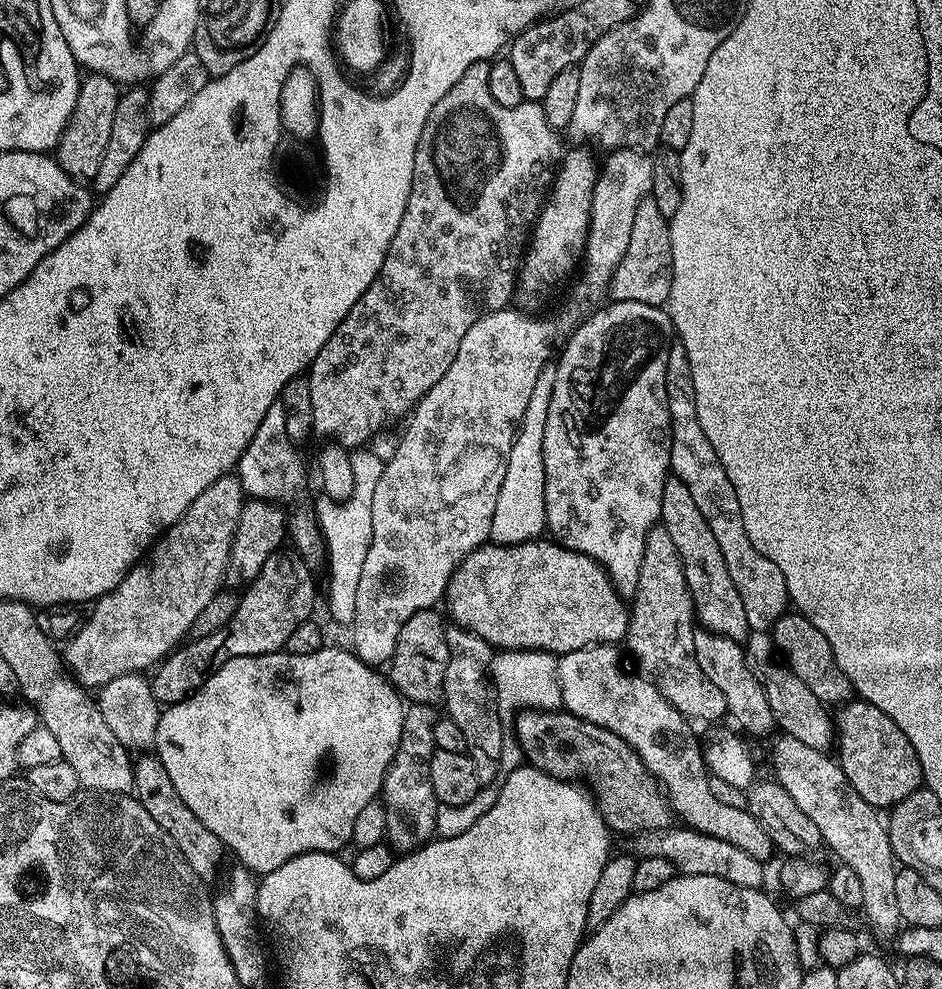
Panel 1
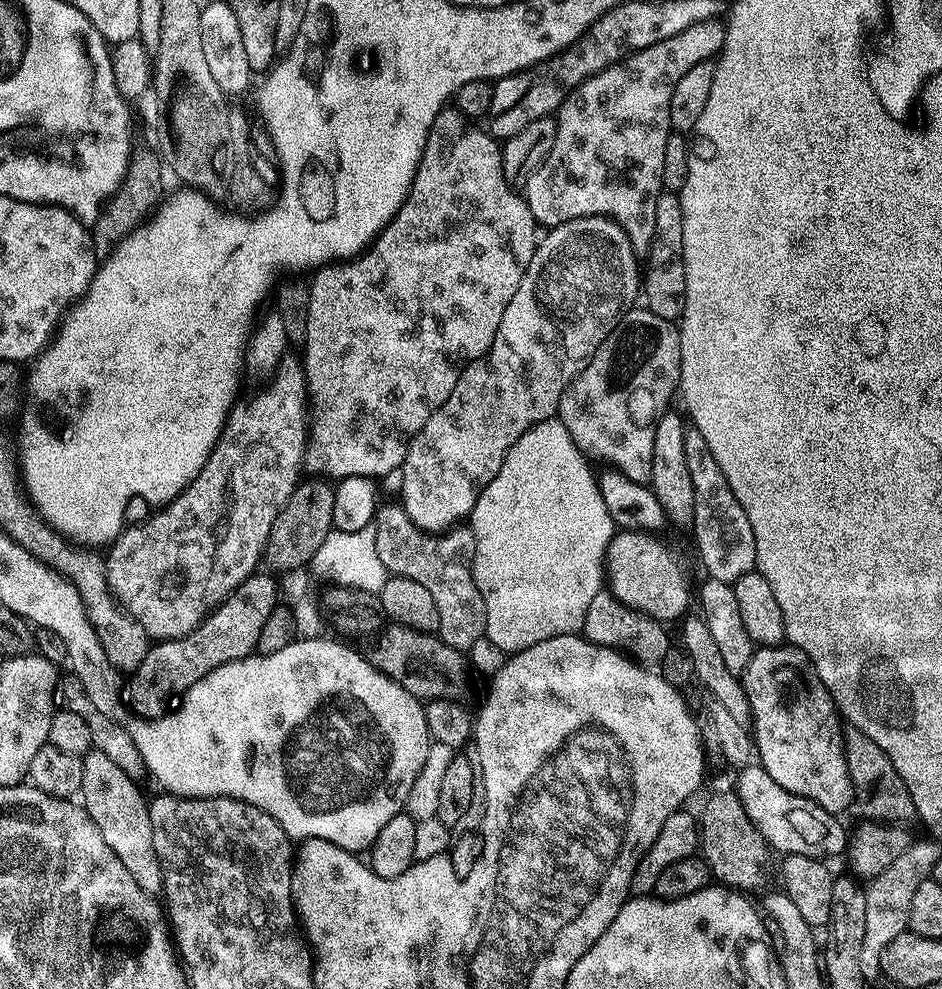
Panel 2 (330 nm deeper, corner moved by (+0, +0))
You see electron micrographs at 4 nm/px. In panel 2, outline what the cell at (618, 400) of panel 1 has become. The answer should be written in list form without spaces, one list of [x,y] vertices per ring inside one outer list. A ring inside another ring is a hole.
[[[646,306],[640,308],[629,307],[621,316],[620,321],[616,324],[616,329],[612,331],[611,337],[604,341],[604,344],[594,354],[592,361],[581,368],[576,373],[576,379],[569,384],[568,389],[562,394],[560,406],[558,409],[558,418],[566,426],[566,430],[570,430],[570,438],[579,446],[581,452],[589,458],[597,456],[600,460],[605,460],[605,465],[618,469],[622,474],[626,474],[626,478],[630,478],[639,484],[648,484],[650,481],[650,466],[654,462],[654,430],[656,429],[656,419],[660,413],[669,407],[668,399],[678,392],[680,383],[680,330],[673,321],[666,318],[658,318],[658,314],[654,314]]]

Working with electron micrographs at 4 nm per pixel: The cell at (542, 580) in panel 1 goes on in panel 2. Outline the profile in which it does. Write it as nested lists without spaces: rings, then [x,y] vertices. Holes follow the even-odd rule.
[[[620,530],[613,535],[606,557],[606,584],[621,602],[661,622],[679,621],[689,611],[688,603],[694,600],[694,588],[688,585],[688,576],[679,558],[668,549],[666,541],[648,530]]]

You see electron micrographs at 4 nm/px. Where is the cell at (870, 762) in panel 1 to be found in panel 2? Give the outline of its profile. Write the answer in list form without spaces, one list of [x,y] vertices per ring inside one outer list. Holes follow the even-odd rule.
[[[790,643],[770,644],[755,649],[742,674],[746,698],[751,712],[750,731],[756,741],[756,754],[760,767],[782,786],[807,800],[814,800],[822,810],[841,814],[853,807],[850,770],[846,766],[844,753],[844,728],[836,704],[808,662],[808,656],[801,648]]]

